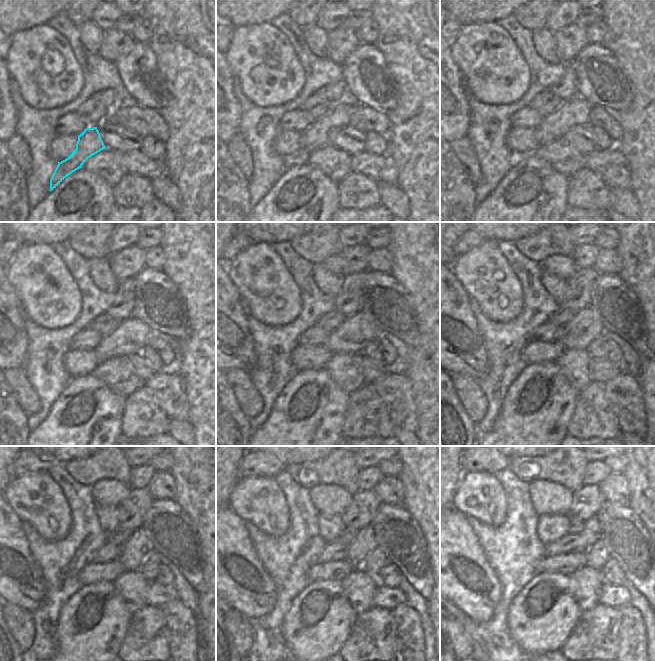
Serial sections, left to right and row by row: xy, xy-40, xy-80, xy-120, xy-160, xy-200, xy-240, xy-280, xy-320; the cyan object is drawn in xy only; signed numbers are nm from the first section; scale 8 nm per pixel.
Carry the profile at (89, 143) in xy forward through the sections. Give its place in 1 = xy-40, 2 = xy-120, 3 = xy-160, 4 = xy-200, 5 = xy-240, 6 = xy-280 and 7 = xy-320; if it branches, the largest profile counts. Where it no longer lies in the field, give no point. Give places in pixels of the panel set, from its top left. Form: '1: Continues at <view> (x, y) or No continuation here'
1: Continues at xy-40 (316, 136)
2: Continues at xy-120 (131, 336)
3: Continues at xy-160 (351, 337)
4: Continues at xy-200 (585, 326)
5: Continues at xy-240 (138, 546)
6: Continues at xy-280 (364, 542)
7: Continues at xy-320 (592, 531)

